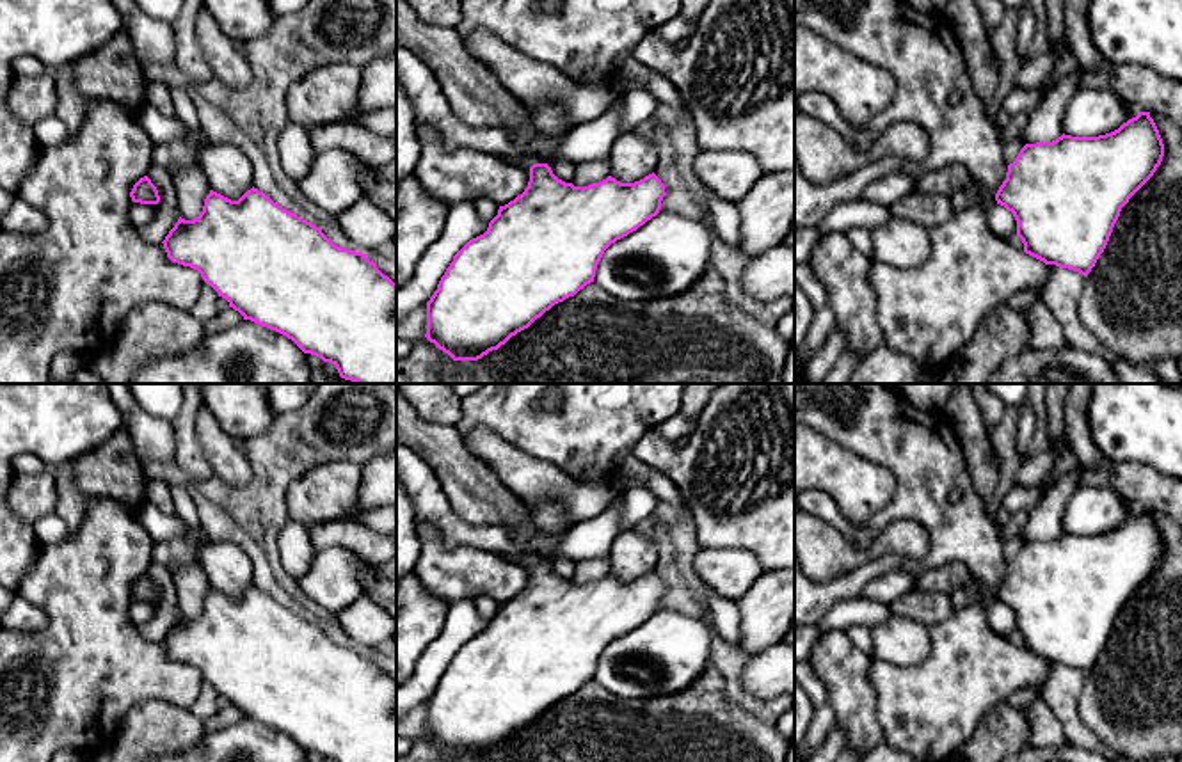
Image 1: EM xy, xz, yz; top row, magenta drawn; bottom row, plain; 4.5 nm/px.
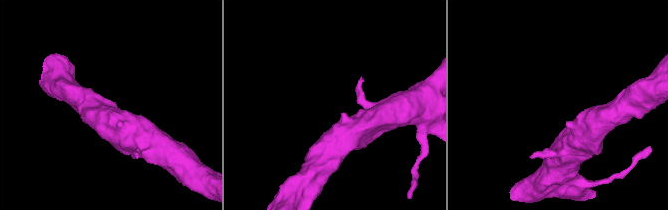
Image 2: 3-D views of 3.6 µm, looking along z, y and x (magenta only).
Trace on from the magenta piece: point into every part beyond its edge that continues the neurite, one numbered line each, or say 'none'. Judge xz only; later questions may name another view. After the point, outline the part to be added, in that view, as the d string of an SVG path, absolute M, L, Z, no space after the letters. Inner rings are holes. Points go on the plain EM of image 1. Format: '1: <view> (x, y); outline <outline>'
1: xz (425, 491); outline M396 442L396 476L405 487L414 510L418 531L432 524L446 547L473 545L531 565L539 561L530 551L515 544L494 524L467 524L450 506L446 490L434 469L412 448Z

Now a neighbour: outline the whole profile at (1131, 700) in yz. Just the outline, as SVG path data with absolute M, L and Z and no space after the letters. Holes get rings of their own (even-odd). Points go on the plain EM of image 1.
M1161 512L1150 515L1164 542L1162 560L1122 606L1079 696L1088 730L1132 762L1182 757L1182 526Z

